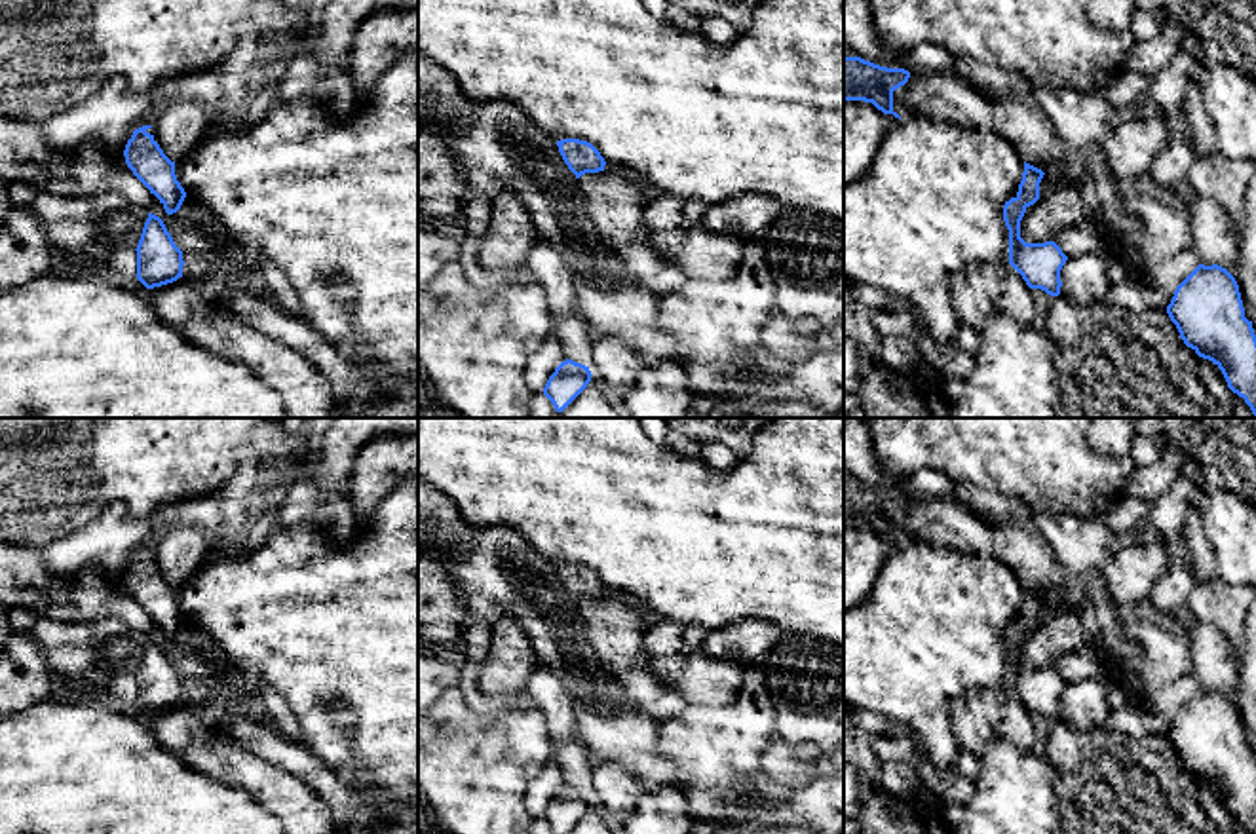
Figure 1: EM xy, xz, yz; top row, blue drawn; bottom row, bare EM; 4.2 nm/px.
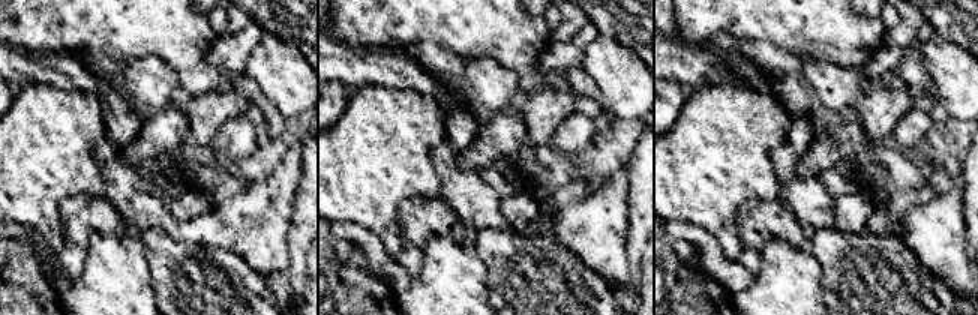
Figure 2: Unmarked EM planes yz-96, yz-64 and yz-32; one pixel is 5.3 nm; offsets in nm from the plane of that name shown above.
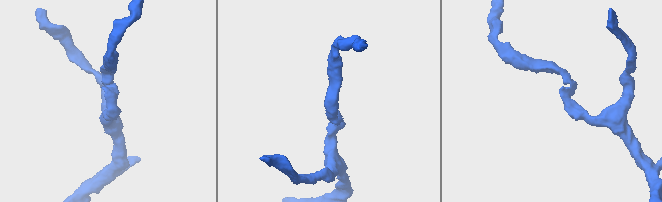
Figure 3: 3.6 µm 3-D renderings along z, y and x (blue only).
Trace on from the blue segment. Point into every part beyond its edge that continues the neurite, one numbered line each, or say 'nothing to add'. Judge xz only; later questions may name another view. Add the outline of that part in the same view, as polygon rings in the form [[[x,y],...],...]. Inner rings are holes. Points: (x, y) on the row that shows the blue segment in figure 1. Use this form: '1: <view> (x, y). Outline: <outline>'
nothing to add

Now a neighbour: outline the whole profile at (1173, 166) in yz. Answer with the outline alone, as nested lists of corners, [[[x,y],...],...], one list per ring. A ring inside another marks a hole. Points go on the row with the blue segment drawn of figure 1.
[[[1186,122],[1170,123],[1170,127],[1172,137],[1150,169],[1157,196],[1165,196],[1172,186],[1189,180],[1189,171],[1195,161],[1193,144],[1184,139],[1189,133]]]

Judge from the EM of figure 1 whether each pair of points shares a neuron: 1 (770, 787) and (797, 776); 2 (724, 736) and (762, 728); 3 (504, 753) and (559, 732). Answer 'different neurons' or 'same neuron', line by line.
1: different neurons
2: same neuron
3: different neurons

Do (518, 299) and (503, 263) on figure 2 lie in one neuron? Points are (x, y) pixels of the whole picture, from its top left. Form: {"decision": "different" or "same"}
{"decision": "same"}

